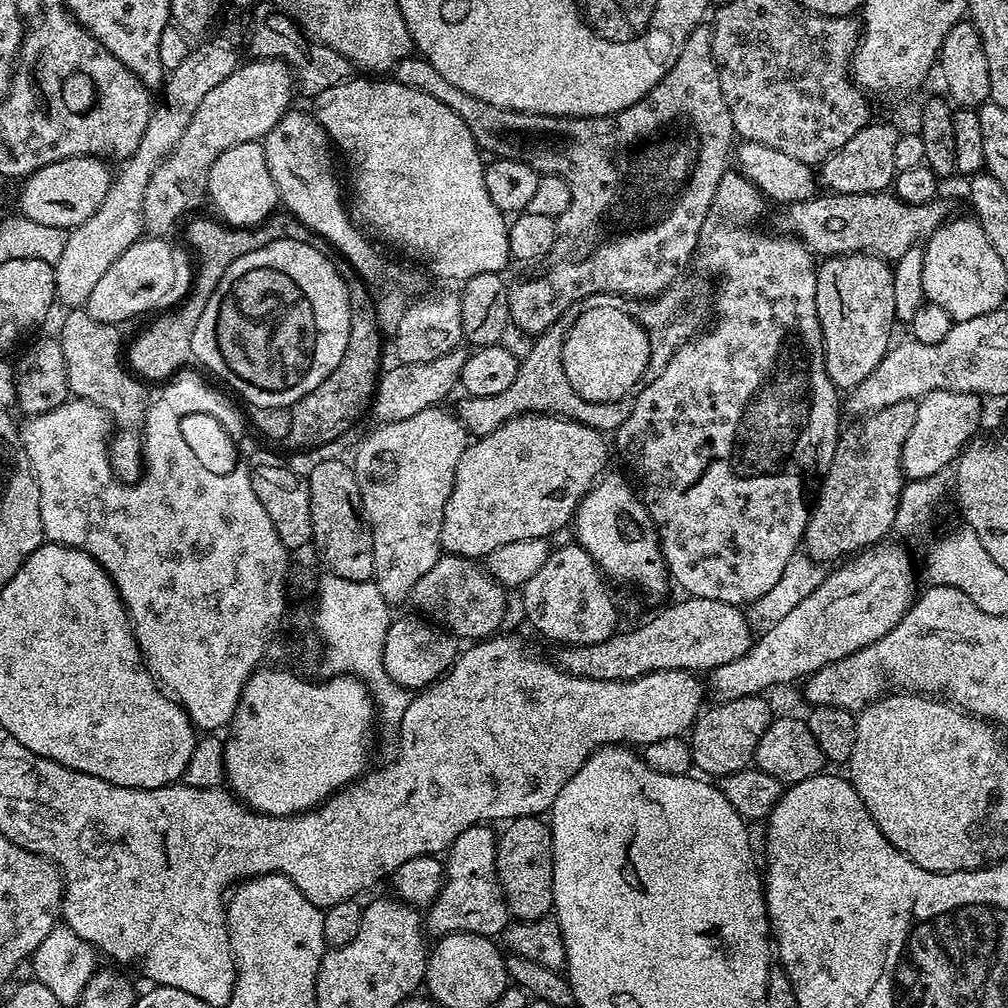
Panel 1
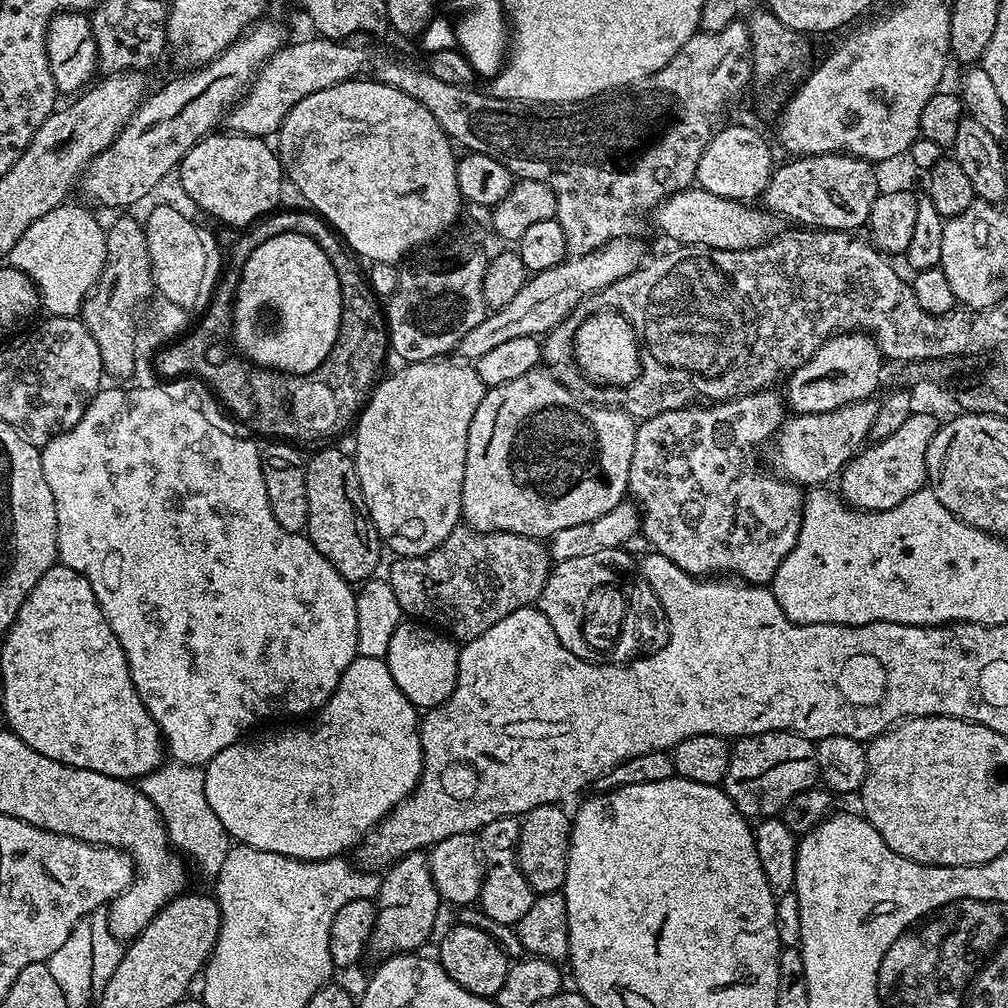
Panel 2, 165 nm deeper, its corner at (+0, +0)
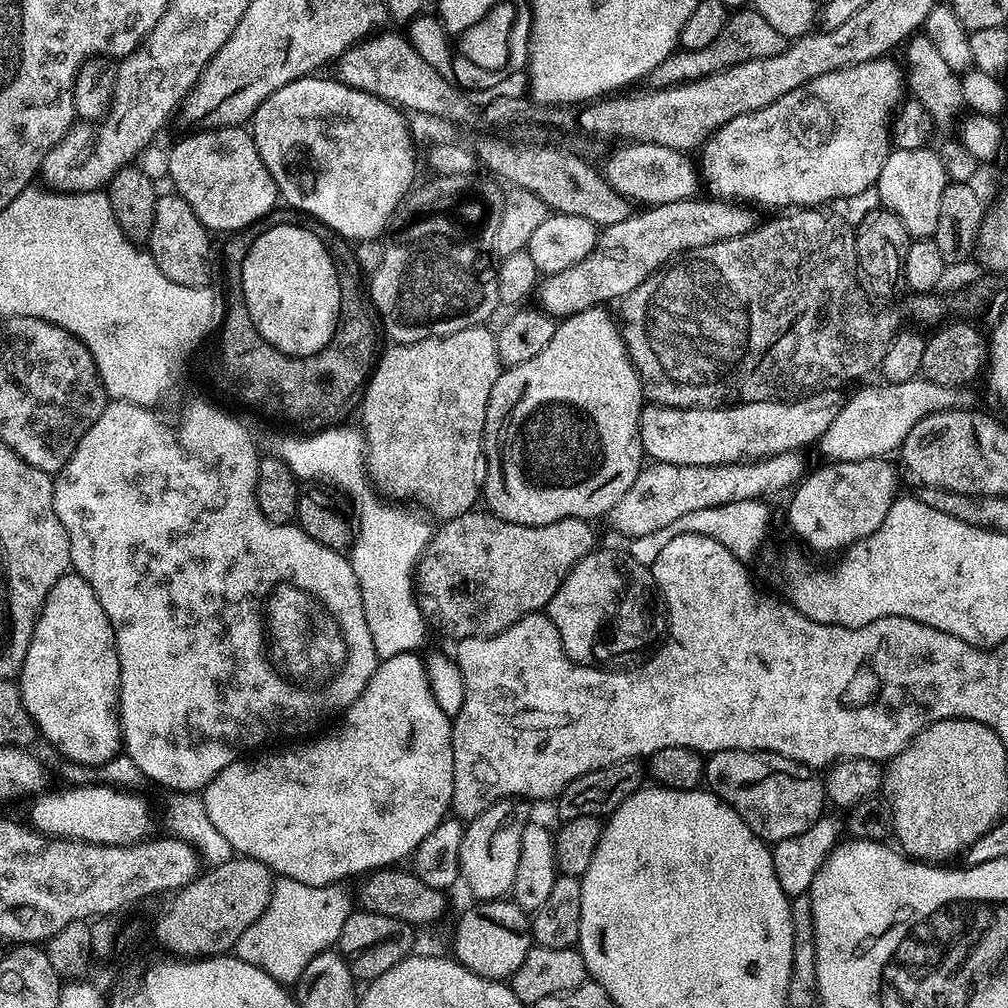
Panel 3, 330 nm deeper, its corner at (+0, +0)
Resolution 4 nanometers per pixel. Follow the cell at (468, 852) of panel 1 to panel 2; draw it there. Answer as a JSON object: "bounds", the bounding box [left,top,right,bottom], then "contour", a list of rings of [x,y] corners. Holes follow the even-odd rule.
{"bounds":[478,816,537,926],"contour":[[[515,816],[498,818],[482,829],[482,863],[484,881],[480,891],[478,907],[496,922],[514,926],[534,906],[537,893],[532,891],[530,882],[522,874],[516,861],[516,837],[520,834],[520,820]]]}

